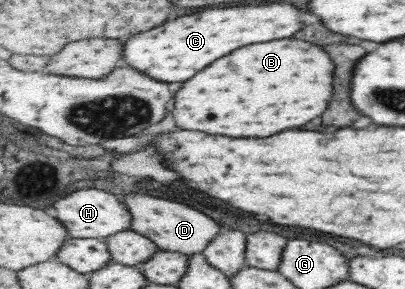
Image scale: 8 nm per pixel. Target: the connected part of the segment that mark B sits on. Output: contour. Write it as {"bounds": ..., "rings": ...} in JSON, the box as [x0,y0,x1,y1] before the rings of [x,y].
{"bounds":[175,38,335,138],"rings":[[[283,38],[279,42],[259,42],[255,46],[243,46],[227,58],[201,70],[195,78],[187,80],[175,94],[175,122],[183,130],[199,130],[207,134],[223,134],[233,138],[267,138],[283,130],[301,128],[313,118],[321,116],[333,96],[333,70],[335,64],[329,54],[311,42]]]}

